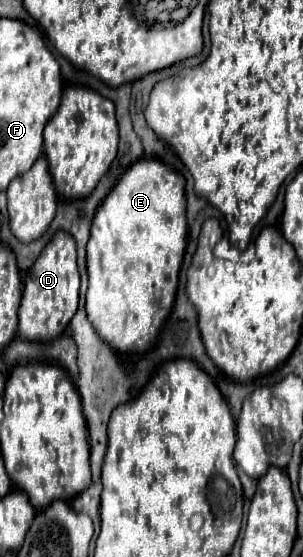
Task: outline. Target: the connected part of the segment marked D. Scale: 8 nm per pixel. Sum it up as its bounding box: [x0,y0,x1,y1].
[18,231,80,341]

